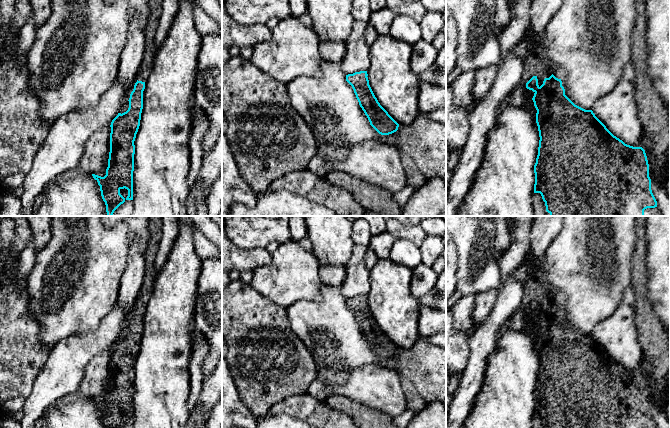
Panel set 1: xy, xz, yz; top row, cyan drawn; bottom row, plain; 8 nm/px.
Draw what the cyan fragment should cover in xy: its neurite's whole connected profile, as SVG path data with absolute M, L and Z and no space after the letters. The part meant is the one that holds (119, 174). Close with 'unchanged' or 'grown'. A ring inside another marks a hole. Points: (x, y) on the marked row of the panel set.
M138 81L130 94L129 108L111 122L110 152L104 177L92 174L100 186L107 216L126 200L133 200L134 141L143 109L145 82Z; unchanged

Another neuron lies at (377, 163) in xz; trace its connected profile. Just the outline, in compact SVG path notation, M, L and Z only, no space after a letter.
M370 140L355 144L345 160L341 162L325 161L325 164L328 170L344 172L354 178L378 185L391 194L401 191L407 185L405 170L400 159L400 151L396 146L378 141Z

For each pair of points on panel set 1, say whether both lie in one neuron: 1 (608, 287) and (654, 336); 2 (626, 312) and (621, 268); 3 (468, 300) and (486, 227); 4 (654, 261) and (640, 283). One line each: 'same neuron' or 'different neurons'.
1: different neurons
2: different neurons
3: different neurons
4: different neurons

